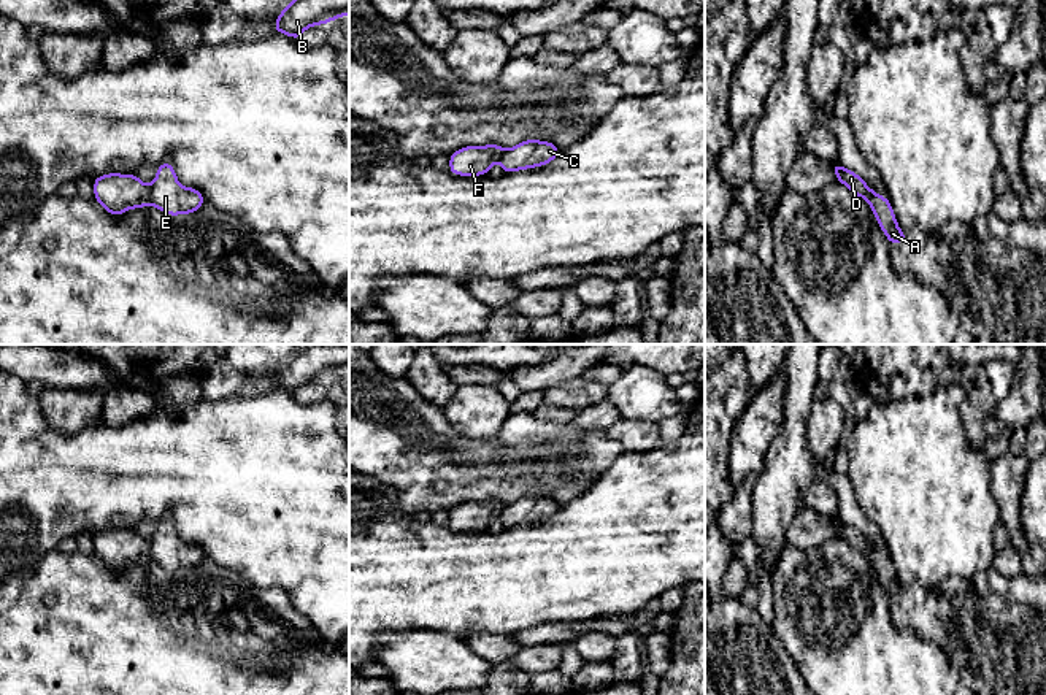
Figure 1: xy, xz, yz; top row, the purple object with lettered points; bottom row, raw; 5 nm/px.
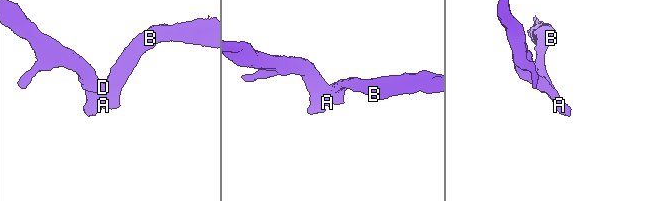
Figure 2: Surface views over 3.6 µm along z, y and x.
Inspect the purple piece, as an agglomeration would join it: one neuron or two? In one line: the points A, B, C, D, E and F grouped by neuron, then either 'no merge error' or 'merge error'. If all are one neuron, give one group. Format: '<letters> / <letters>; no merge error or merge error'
A B C E / D F; merge error

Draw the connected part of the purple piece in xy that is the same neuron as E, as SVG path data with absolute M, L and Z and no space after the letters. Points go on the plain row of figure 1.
M170 517L157 522L156 533L151 539L149 560L168 571L190 570L198 566L205 559L200 546L184 543Z

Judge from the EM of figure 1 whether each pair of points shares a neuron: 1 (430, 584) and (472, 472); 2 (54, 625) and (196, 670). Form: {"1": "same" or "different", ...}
{"1": "different", "2": "same"}

